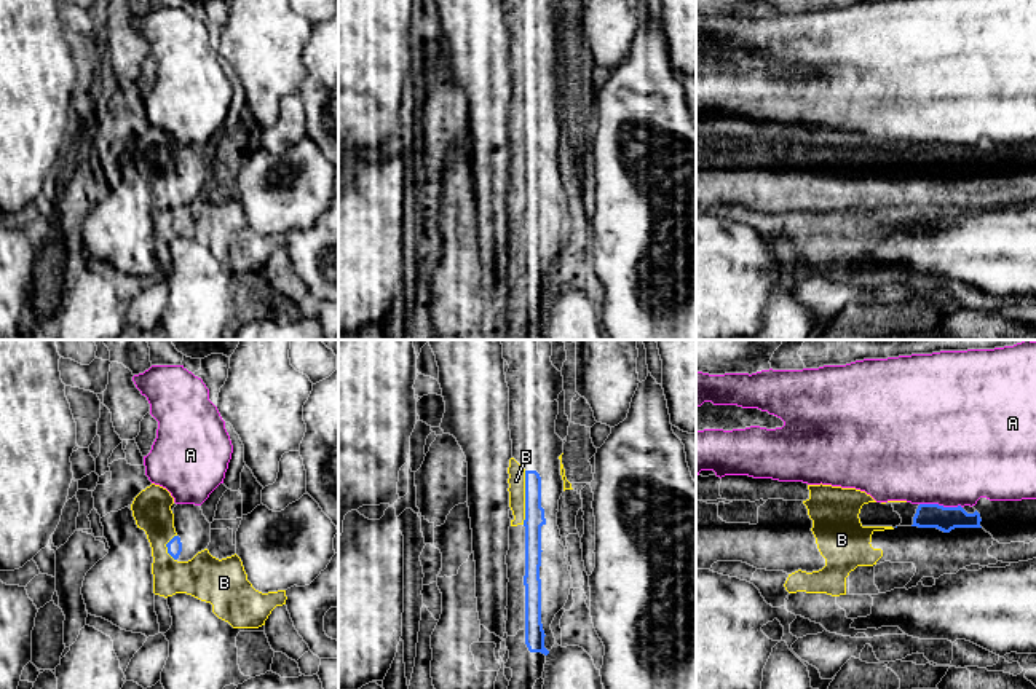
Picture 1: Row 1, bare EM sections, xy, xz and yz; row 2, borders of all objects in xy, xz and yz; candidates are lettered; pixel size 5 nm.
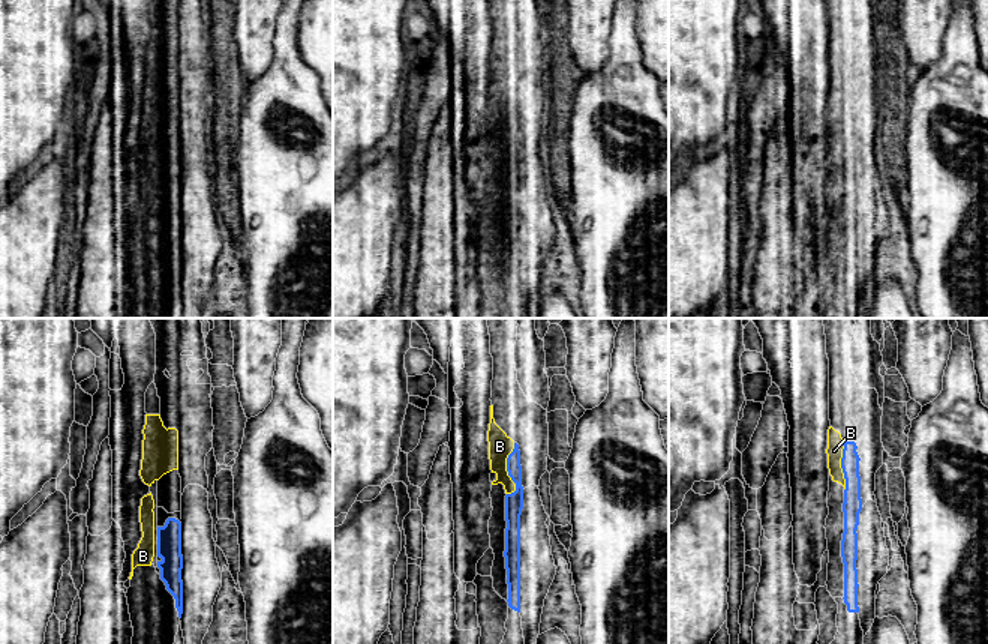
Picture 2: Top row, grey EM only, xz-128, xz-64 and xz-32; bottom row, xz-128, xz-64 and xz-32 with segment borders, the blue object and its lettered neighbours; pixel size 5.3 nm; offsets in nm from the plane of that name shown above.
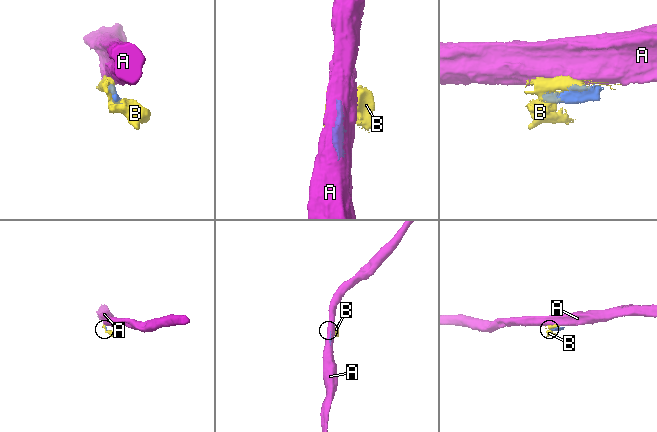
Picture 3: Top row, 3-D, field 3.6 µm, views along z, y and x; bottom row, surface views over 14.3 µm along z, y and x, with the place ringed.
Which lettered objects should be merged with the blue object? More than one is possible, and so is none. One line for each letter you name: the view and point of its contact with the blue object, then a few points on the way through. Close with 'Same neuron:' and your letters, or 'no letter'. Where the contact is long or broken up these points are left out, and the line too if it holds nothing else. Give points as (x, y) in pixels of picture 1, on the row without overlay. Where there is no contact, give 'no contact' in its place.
B: xz (525, 141)
Same neuron: B

